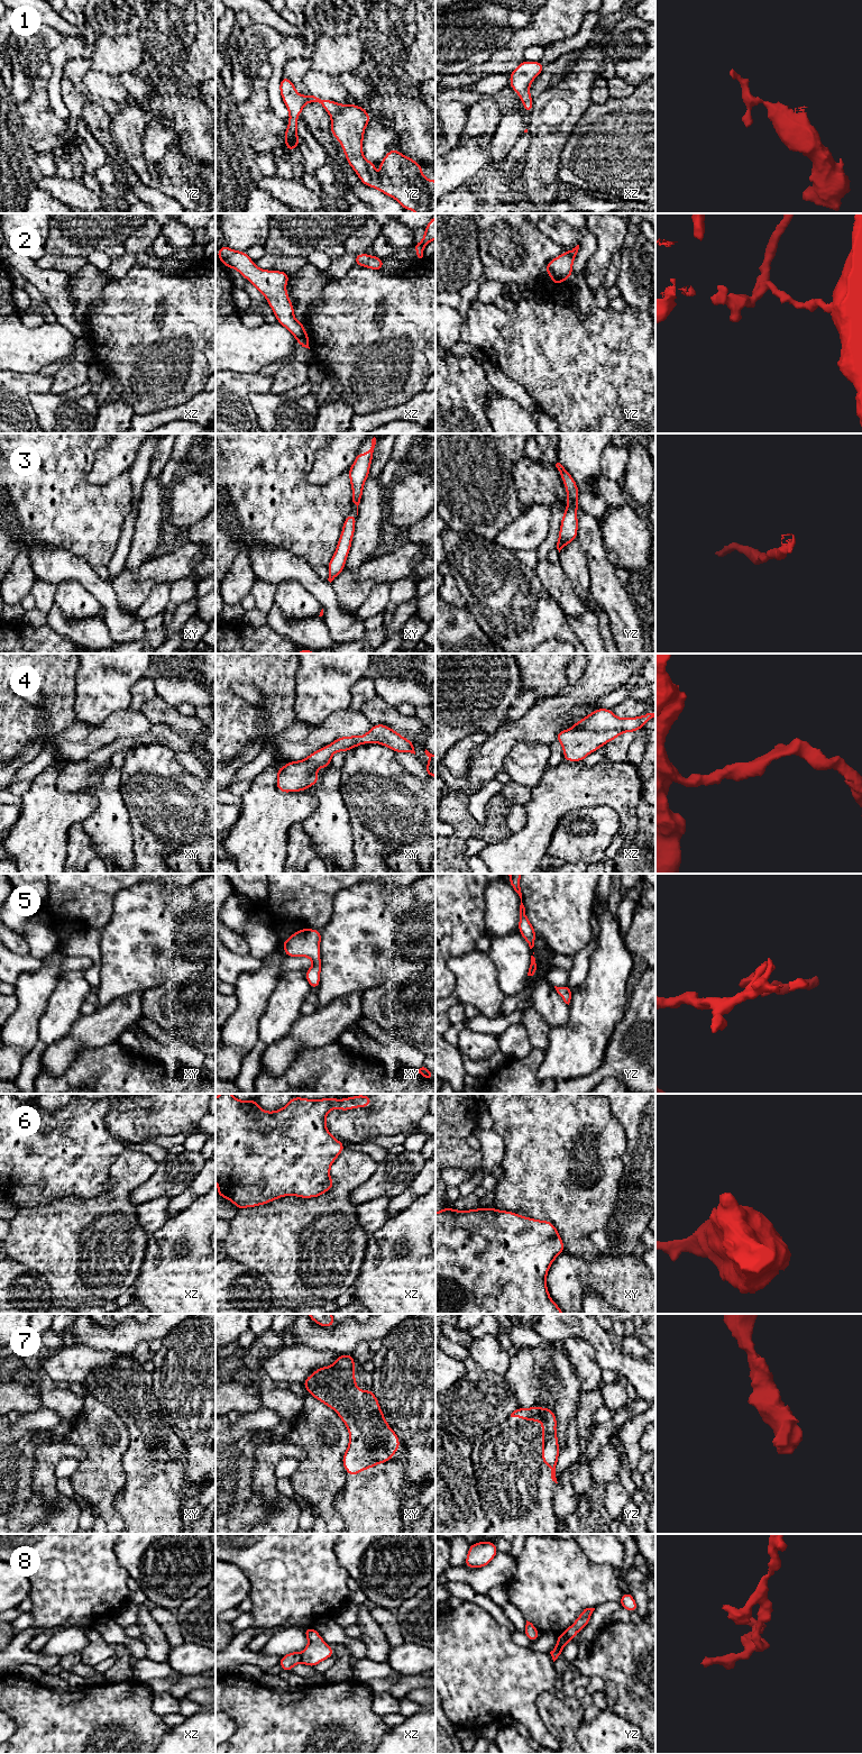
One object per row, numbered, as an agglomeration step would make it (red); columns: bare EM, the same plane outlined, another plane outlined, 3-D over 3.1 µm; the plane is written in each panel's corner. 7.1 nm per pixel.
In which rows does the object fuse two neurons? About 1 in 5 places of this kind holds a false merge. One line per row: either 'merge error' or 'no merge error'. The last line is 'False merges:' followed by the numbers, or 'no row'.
1: no merge error
2: merge error
3: no merge error
4: no merge error
5: no merge error
6: no merge error
7: no merge error
8: merge error
False merges: 2, 8

